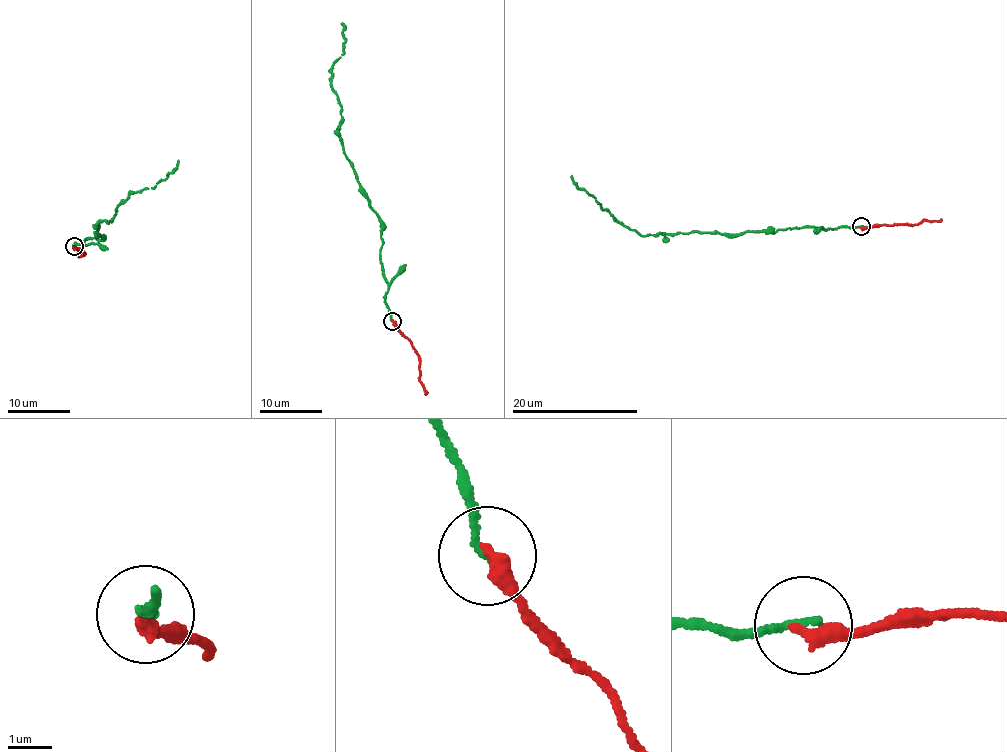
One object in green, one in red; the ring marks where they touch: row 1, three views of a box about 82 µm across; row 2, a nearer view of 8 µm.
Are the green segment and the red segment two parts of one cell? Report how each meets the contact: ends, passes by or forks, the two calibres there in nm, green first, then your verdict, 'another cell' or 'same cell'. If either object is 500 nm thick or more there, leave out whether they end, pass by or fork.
green ends | red ends | 180/360 nm | same cell

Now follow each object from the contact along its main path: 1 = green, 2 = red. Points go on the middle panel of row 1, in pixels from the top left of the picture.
1: (393, 322), (380, 261), (382, 221), (360, 191), (338, 135), (340, 102), (331, 81), (344, 49), (341, 24)
2: (393, 322), (418, 355), (419, 380), (426, 394)

